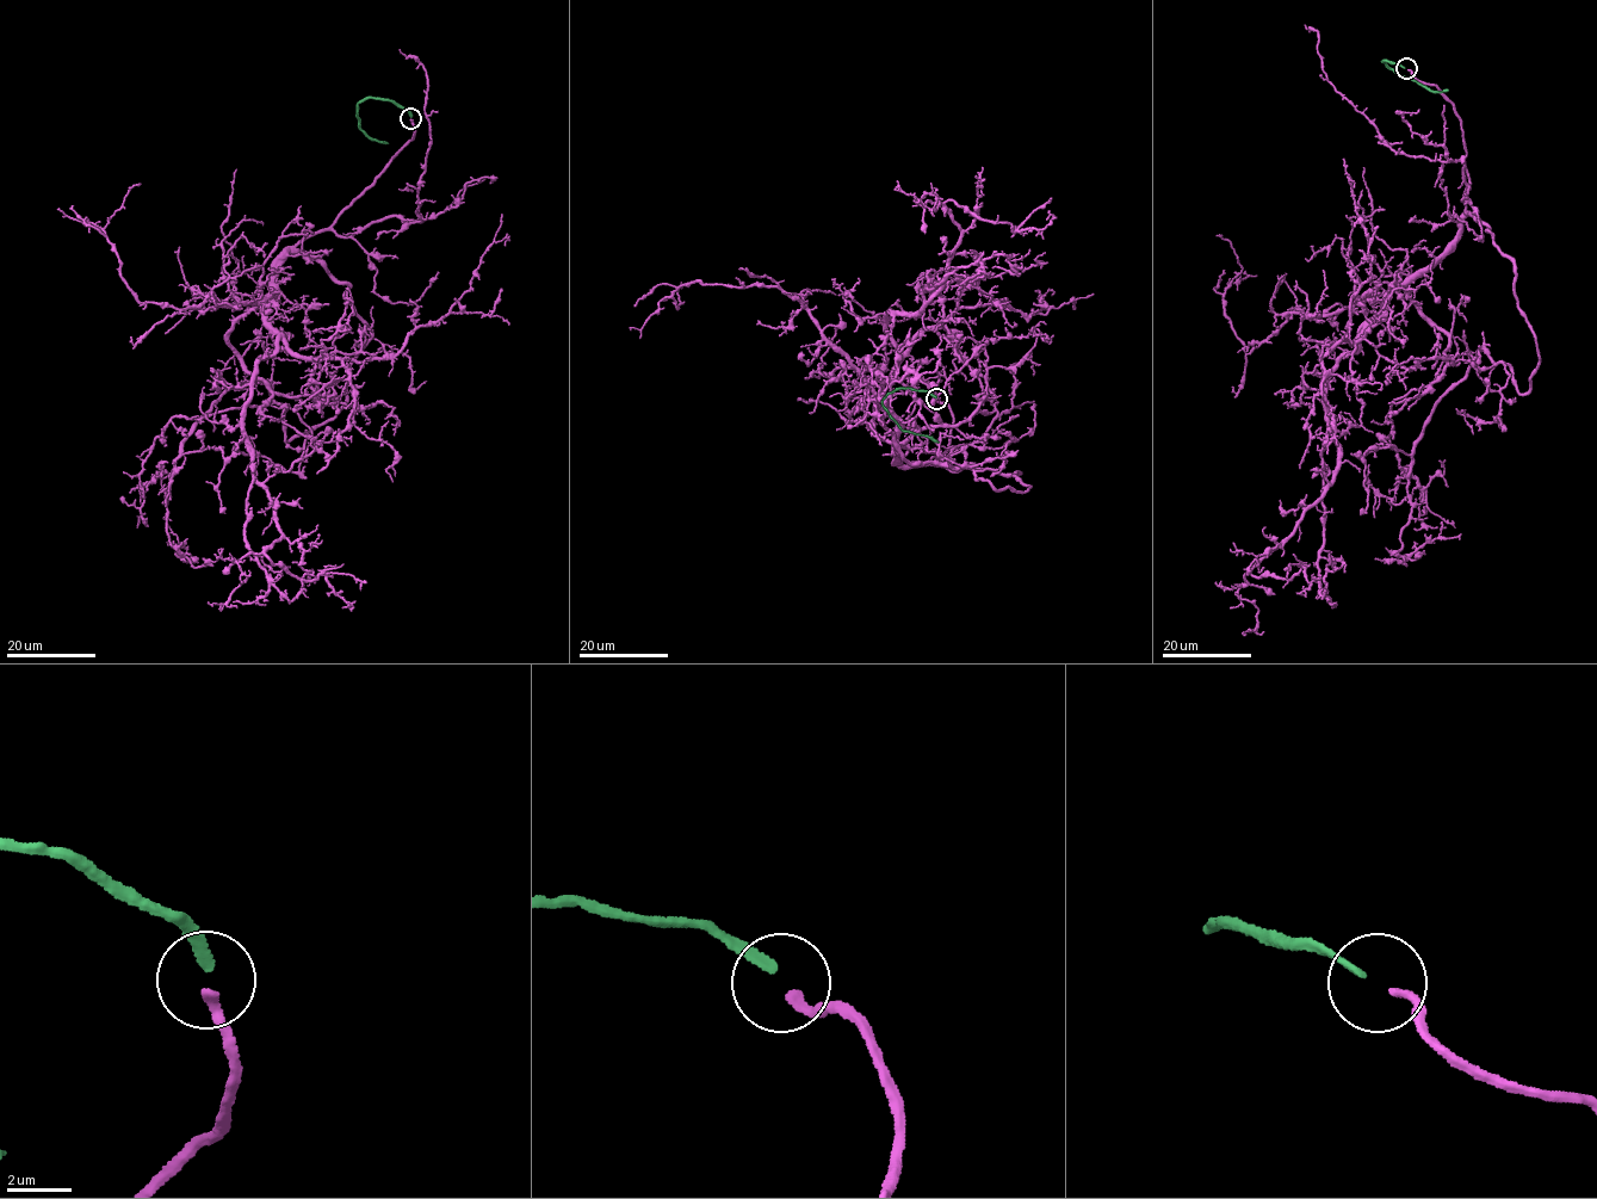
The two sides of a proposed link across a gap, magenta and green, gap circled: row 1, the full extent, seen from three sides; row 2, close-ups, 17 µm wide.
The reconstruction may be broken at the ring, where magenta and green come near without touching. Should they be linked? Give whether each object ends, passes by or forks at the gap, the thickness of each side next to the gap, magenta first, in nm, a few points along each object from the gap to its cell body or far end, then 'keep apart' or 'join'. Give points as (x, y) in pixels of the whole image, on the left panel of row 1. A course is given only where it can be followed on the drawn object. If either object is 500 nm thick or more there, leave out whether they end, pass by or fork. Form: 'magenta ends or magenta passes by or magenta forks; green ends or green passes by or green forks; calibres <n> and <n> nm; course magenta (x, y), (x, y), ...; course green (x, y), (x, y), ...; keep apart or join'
magenta ends; green ends; calibres 280 and 240 nm; course magenta (410, 118), (296, 247), (370, 331), (345, 405), (286, 442), (286, 405), (230, 387), (169, 475), (187, 545); course green (410, 117), (394, 102), (369, 98), (357, 104), (360, 129), (372, 138), (388, 143); join

